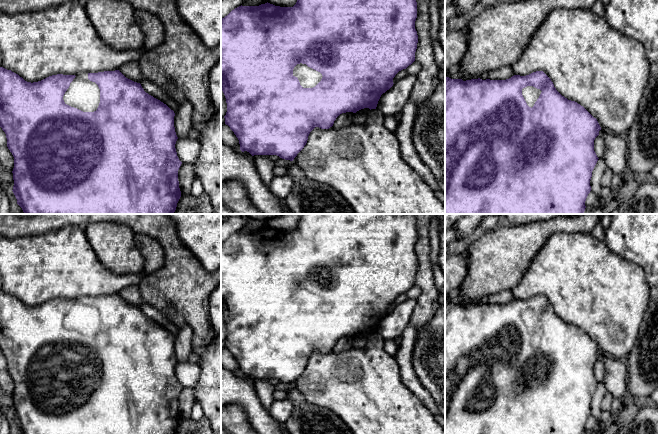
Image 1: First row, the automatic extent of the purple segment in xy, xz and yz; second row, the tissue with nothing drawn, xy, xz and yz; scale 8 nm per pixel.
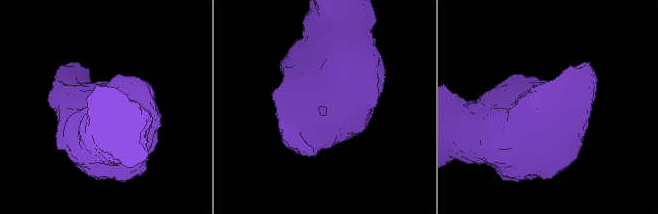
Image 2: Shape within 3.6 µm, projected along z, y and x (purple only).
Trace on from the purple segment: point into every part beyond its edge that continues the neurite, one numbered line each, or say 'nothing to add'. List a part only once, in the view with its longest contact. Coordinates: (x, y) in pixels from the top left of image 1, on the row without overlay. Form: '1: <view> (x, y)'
1: xy (83, 318)

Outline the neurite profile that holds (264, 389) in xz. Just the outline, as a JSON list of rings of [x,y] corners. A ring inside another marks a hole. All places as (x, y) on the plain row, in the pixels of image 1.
[[[254,379],[253,386],[263,407],[269,412],[273,403],[275,386],[269,382],[269,379]]]

